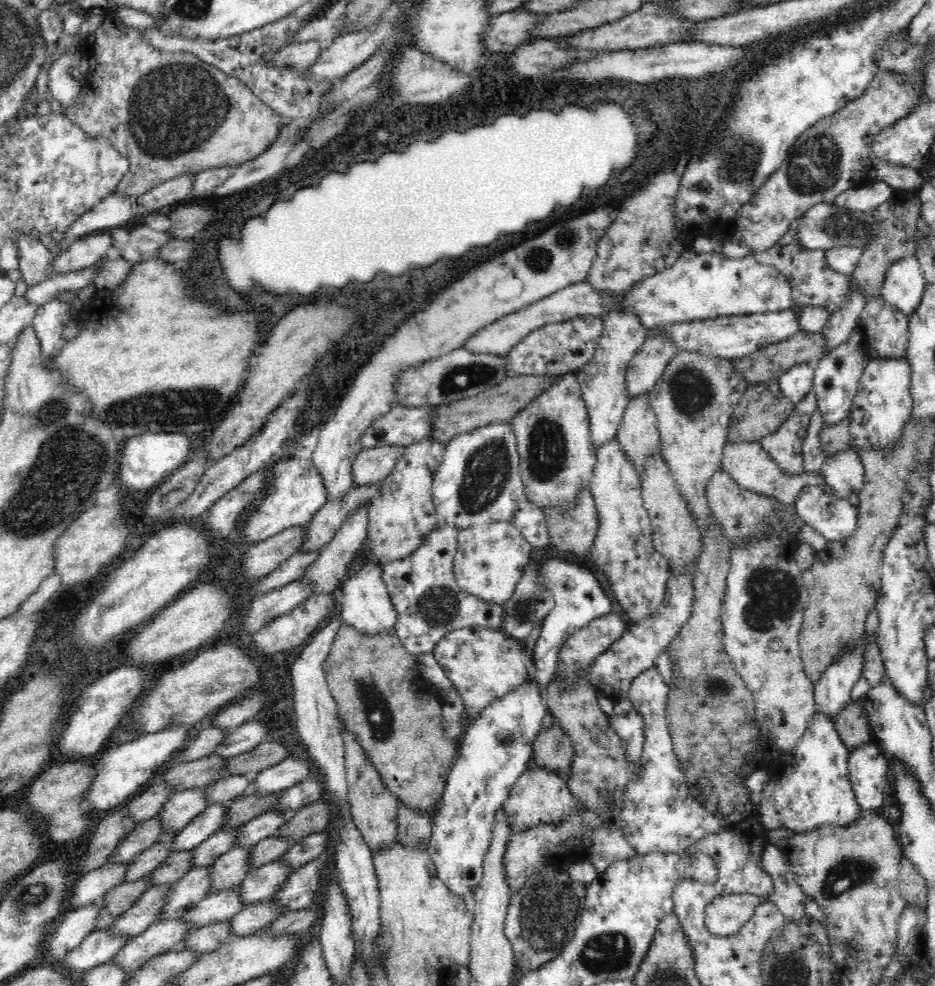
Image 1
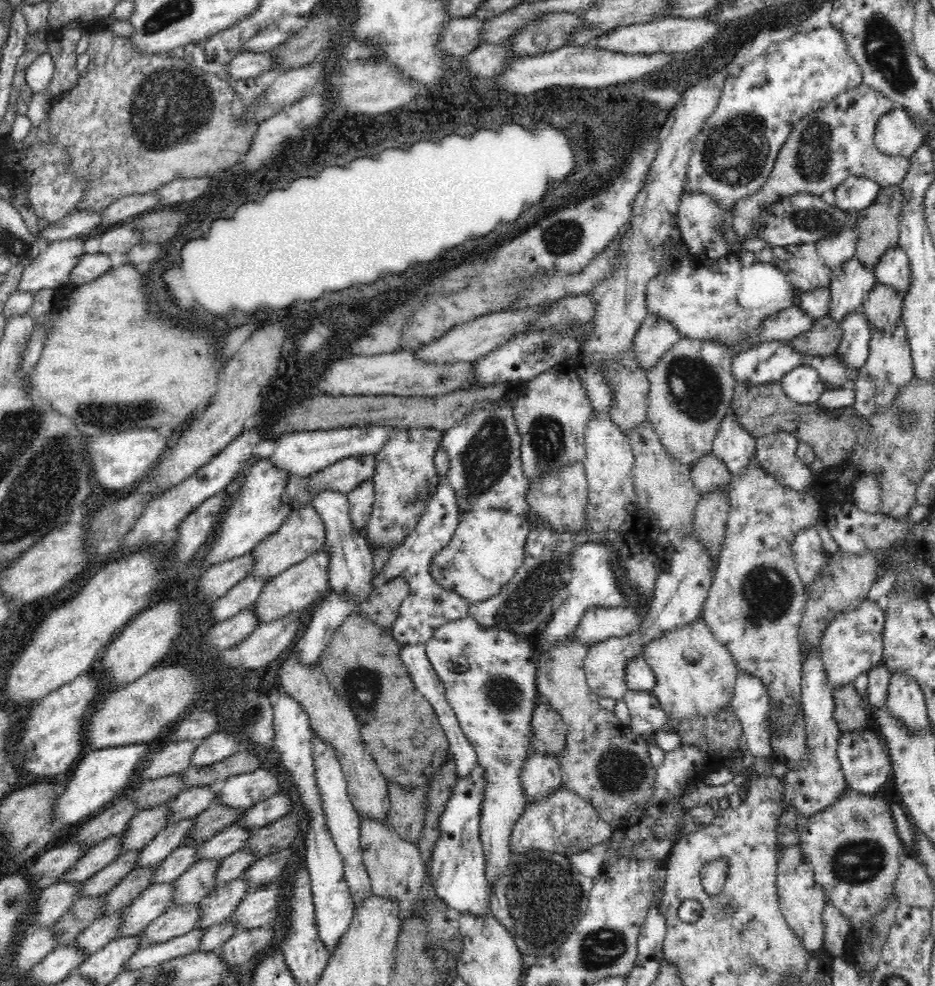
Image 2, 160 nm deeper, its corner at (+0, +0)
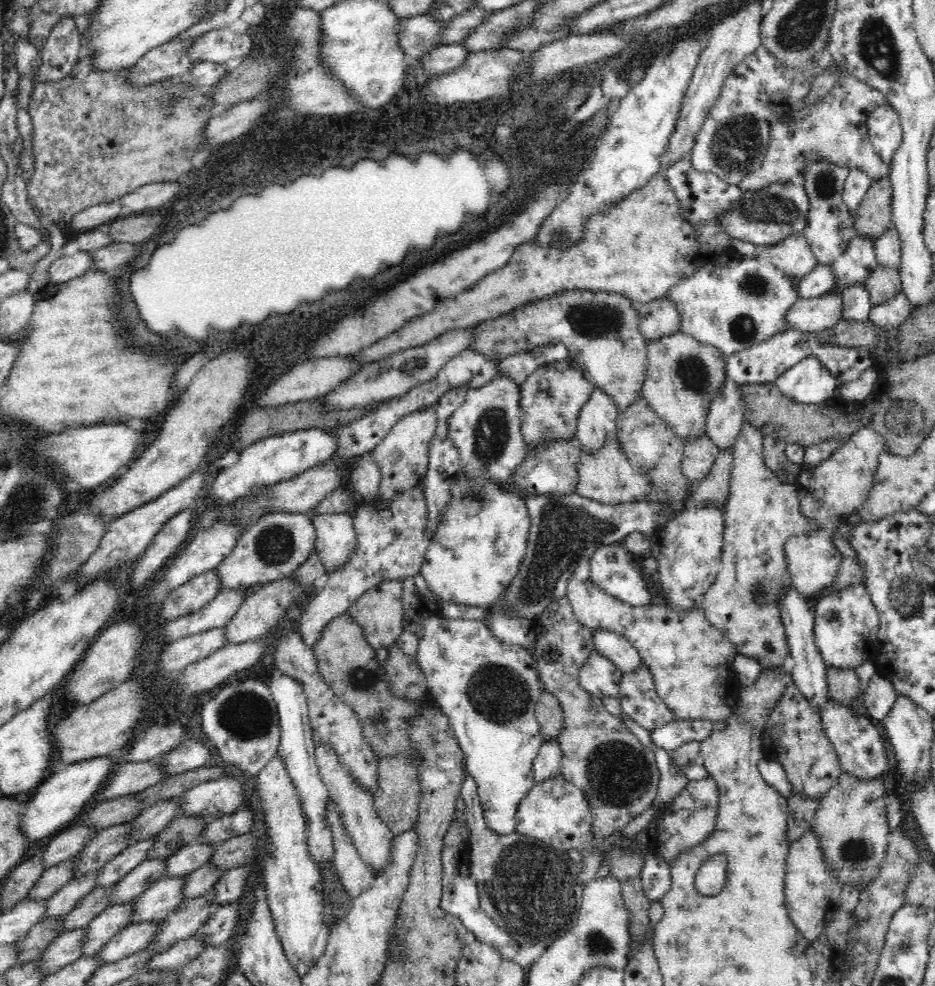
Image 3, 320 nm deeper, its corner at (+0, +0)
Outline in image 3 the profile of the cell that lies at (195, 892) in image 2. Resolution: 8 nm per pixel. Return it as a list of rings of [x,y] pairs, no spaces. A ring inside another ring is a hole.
[[[185,876],[162,879],[152,884],[146,892],[134,899],[132,925],[139,922],[161,922],[168,914],[174,912],[184,901]]]

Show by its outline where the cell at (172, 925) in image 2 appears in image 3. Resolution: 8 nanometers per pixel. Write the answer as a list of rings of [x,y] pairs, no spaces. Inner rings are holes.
[[[139,922],[119,930],[97,953],[98,957],[102,959],[102,964],[112,963],[148,949],[158,928],[160,928],[160,924],[162,922]]]

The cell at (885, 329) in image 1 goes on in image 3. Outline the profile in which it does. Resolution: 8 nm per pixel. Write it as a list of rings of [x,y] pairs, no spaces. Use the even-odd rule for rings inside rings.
[[[879,264],[869,274],[864,286],[870,293],[872,306],[894,299],[903,290],[899,268]]]

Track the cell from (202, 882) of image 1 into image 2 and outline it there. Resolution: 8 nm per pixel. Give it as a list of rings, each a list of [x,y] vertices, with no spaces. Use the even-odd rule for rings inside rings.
[[[172,883],[156,884],[146,888],[138,898],[132,900],[130,906],[122,909],[119,938],[137,935],[150,922],[162,916],[172,906],[172,896]]]

